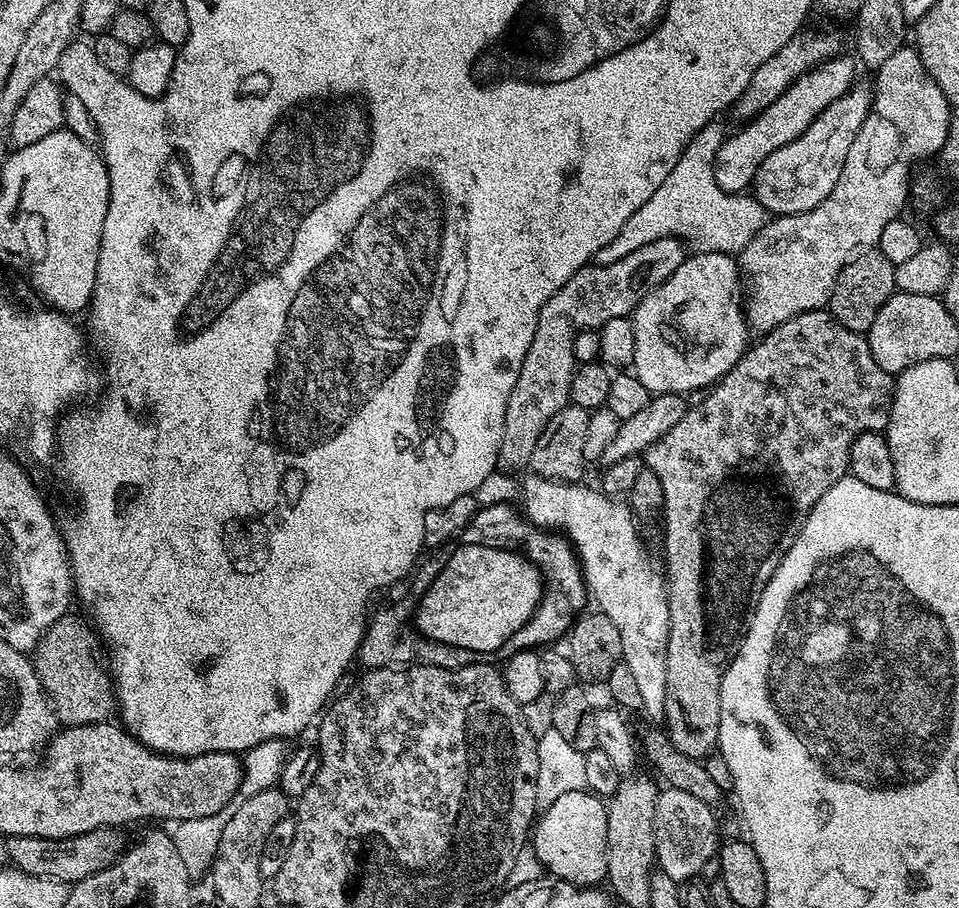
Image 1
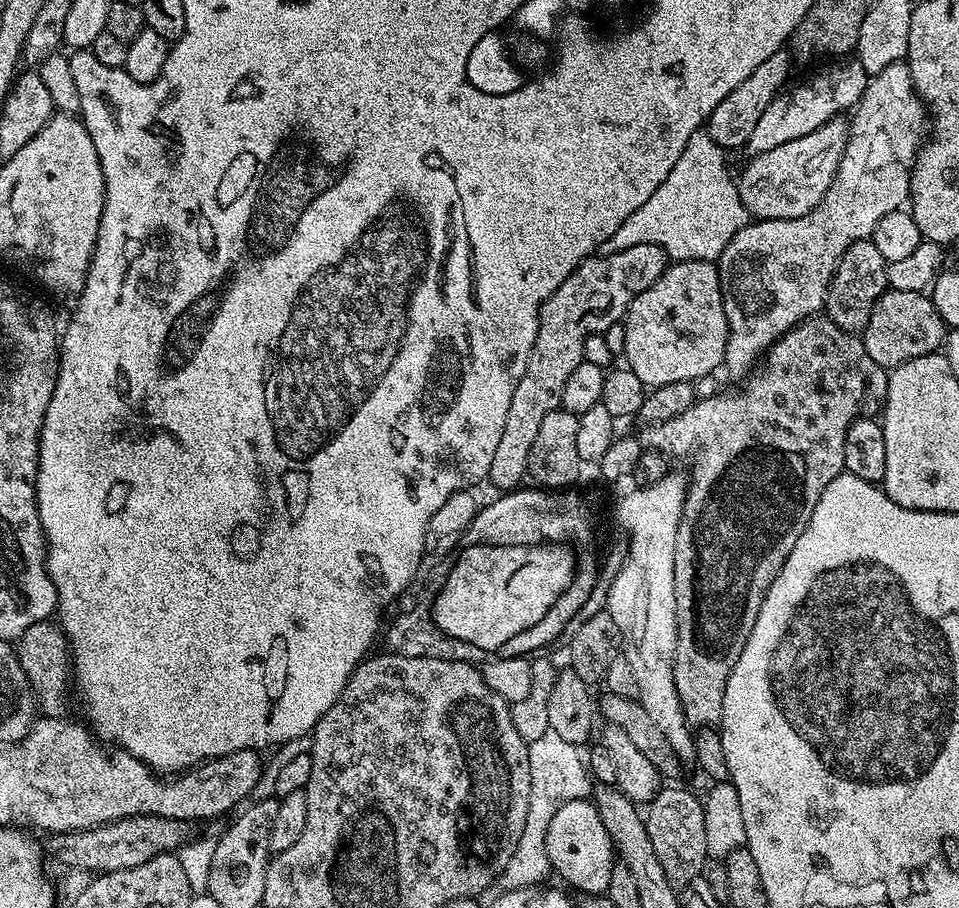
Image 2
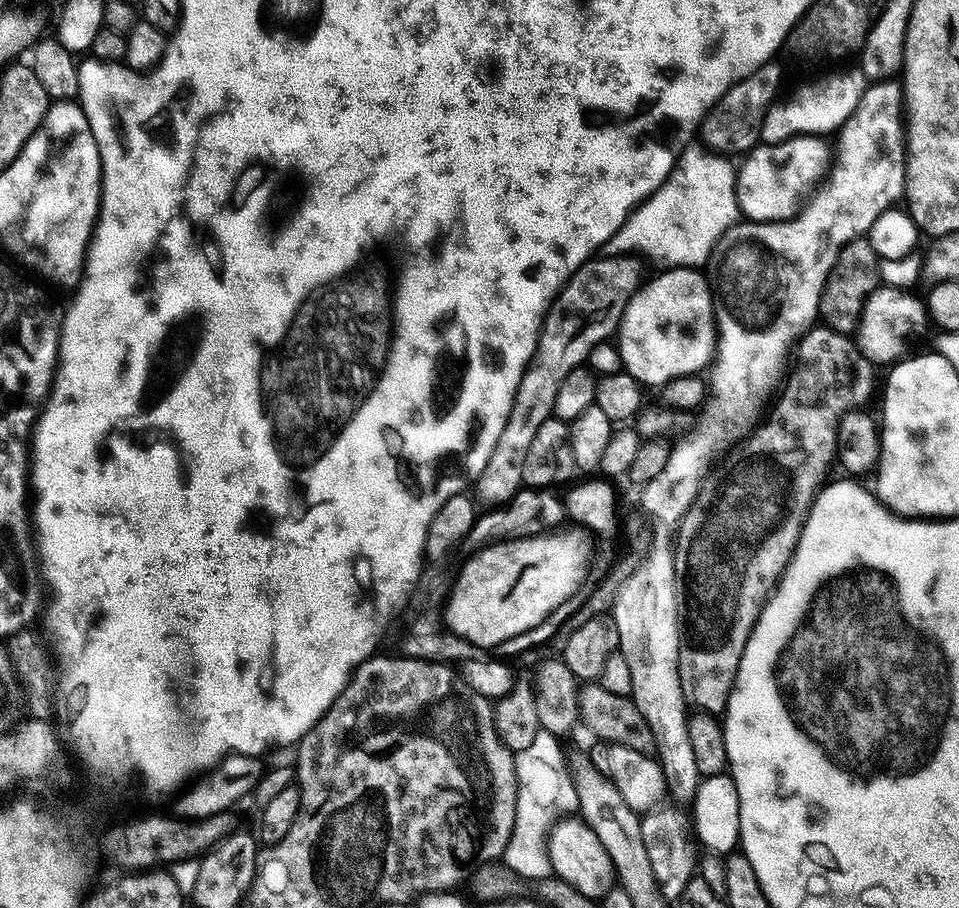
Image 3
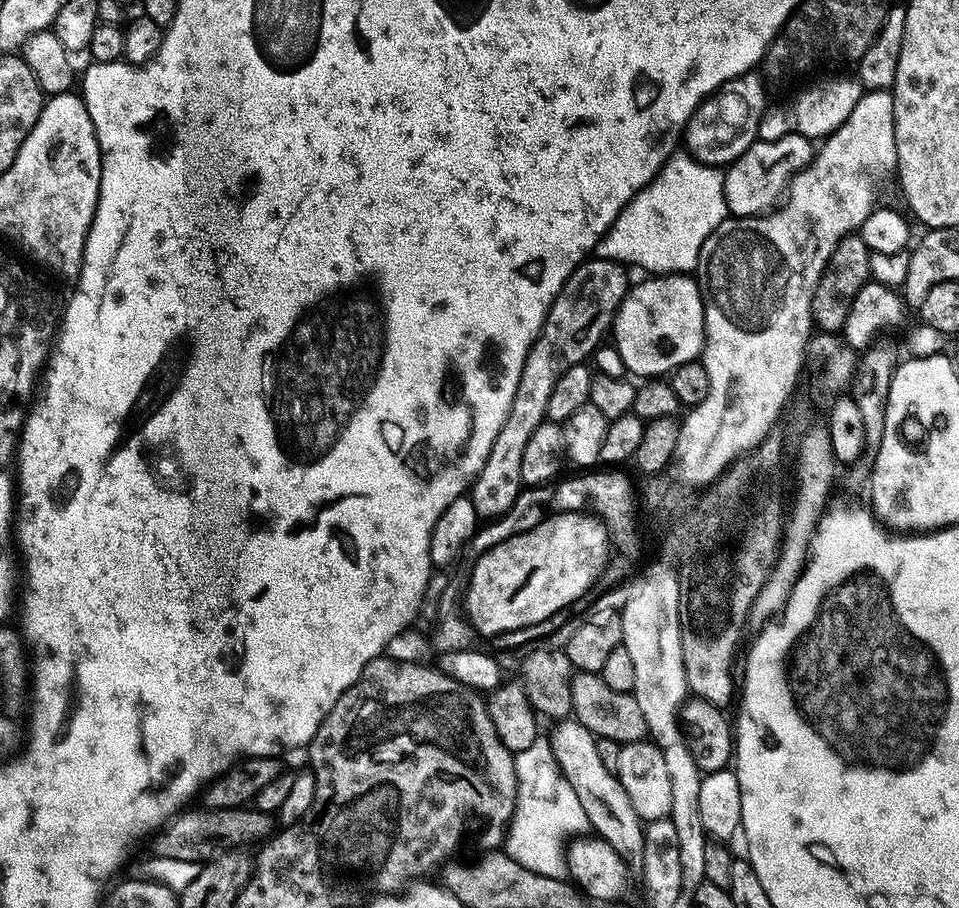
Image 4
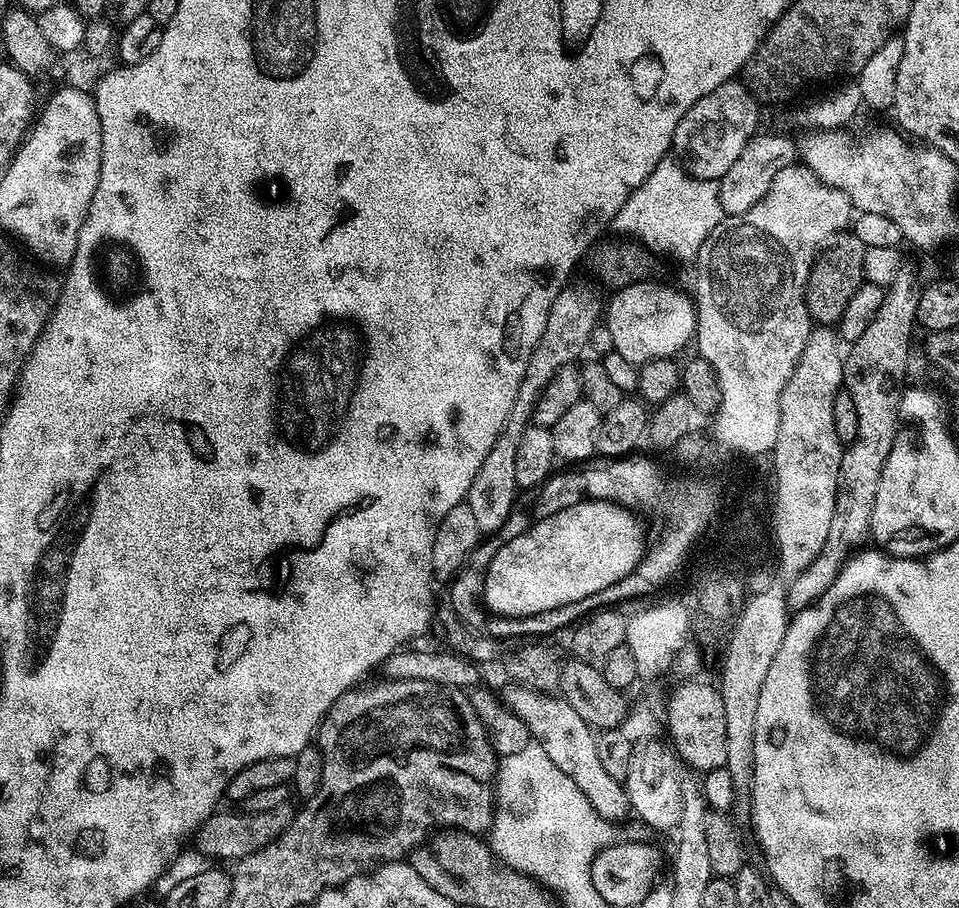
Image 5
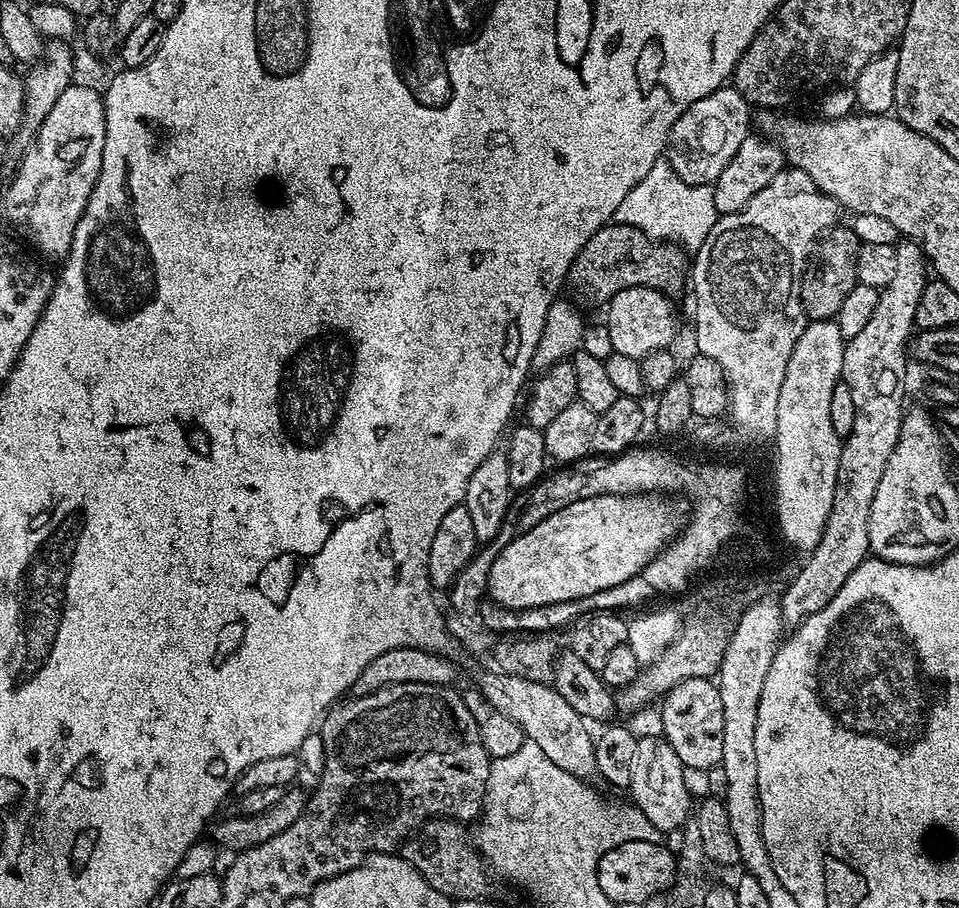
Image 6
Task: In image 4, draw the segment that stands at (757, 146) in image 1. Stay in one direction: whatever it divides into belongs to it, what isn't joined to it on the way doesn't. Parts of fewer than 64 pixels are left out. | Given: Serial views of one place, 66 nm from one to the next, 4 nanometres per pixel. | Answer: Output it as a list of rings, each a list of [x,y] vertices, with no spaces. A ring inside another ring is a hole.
[[[832,78],[821,79],[824,81],[820,82],[818,84],[814,84],[810,88],[798,93],[792,100],[790,100],[784,104],[780,104],[780,105],[774,106],[774,107],[772,107],[772,105],[771,105],[770,107],[767,107],[763,114],[763,118],[760,119],[760,122],[759,122],[758,138],[762,139],[764,141],[776,141],[778,138],[782,138],[782,137],[786,137],[786,136],[790,135],[790,133],[798,133],[800,136],[807,136],[807,138],[811,139],[811,140],[818,140],[818,139],[826,138],[826,137],[830,136],[831,132],[833,130],[837,129],[838,126],[840,126],[842,124],[842,122],[844,122],[846,120],[846,118],[848,118],[850,116],[850,114],[853,113],[855,106],[857,106],[858,102],[861,100],[861,98],[863,96],[864,89],[863,89],[862,85],[859,83],[859,81],[854,78],[851,78],[851,80],[828,80],[828,79],[832,79]]]

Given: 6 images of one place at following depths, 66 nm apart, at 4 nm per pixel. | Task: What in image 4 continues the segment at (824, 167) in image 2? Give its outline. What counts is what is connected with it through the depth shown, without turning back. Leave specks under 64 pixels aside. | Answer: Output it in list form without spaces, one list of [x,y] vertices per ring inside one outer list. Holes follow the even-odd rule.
[[[790,133],[776,141],[757,139],[724,172],[724,197],[729,213],[733,217],[767,213],[785,195],[793,176],[807,168],[813,159],[814,144],[807,136]]]

